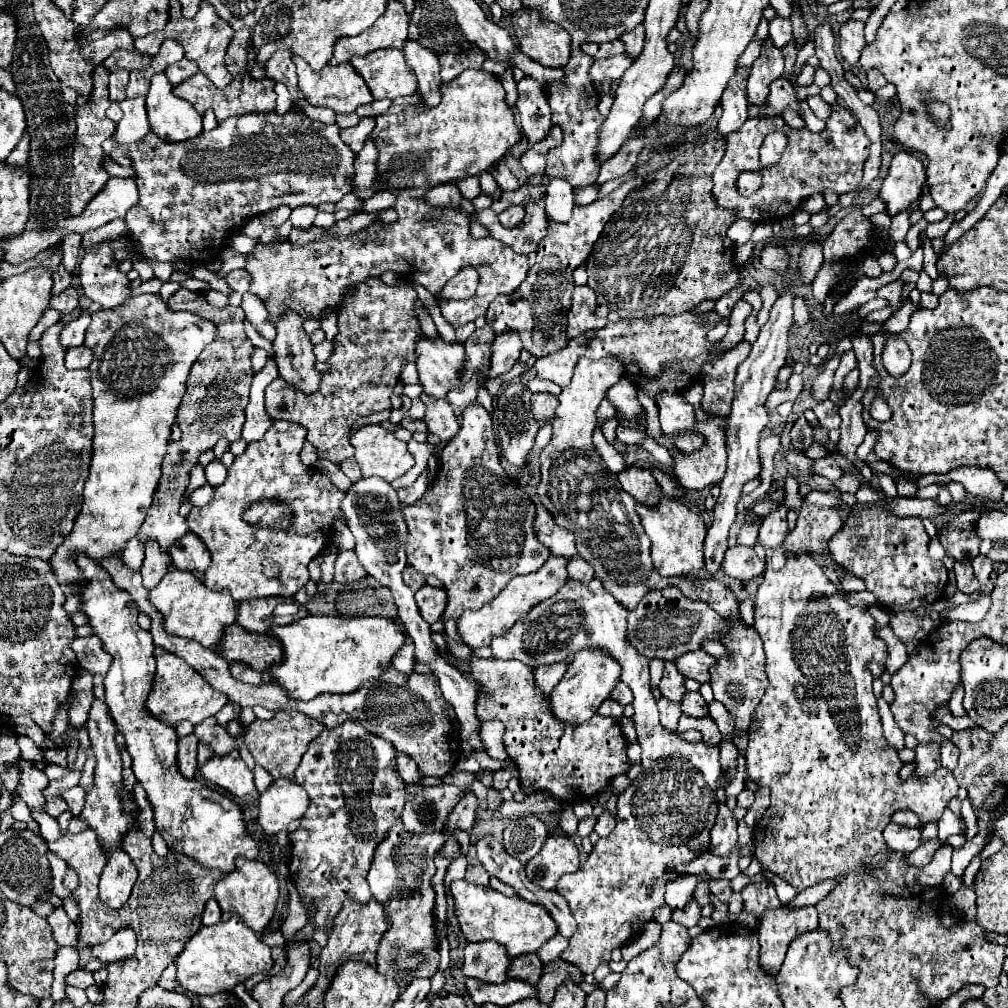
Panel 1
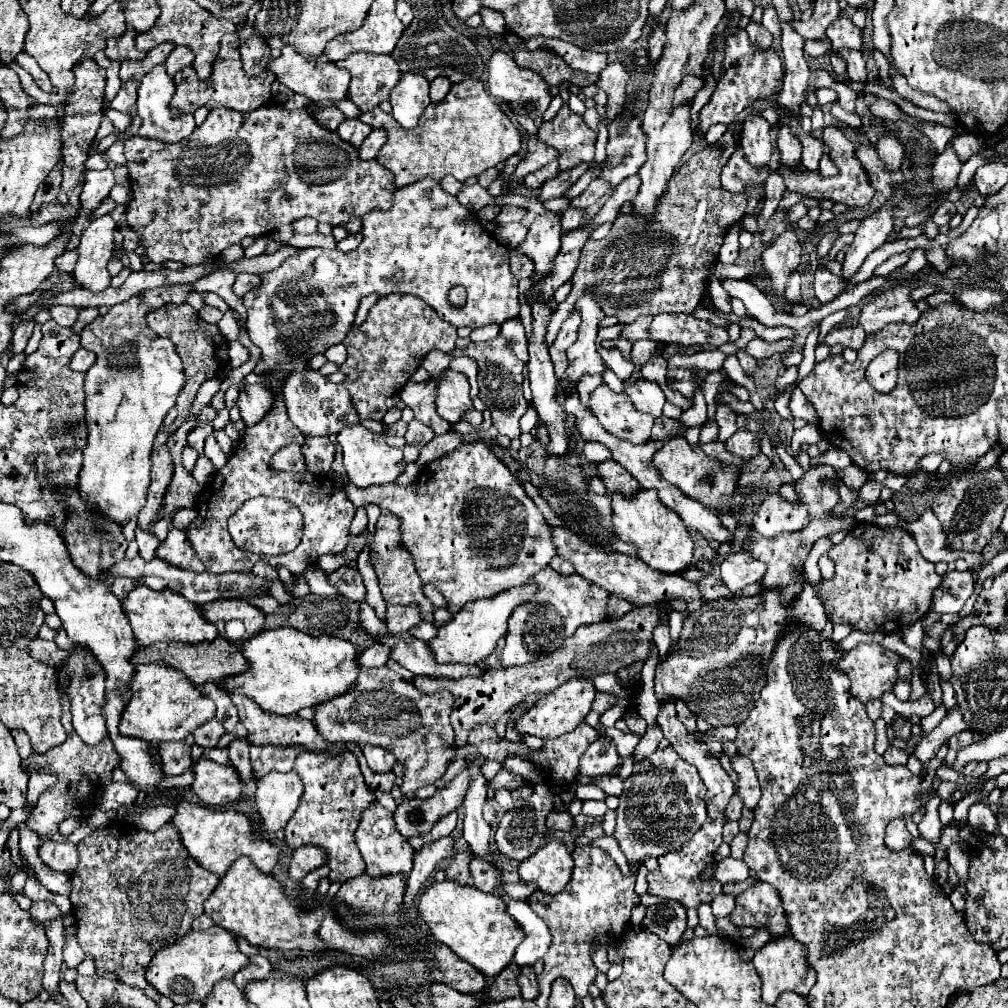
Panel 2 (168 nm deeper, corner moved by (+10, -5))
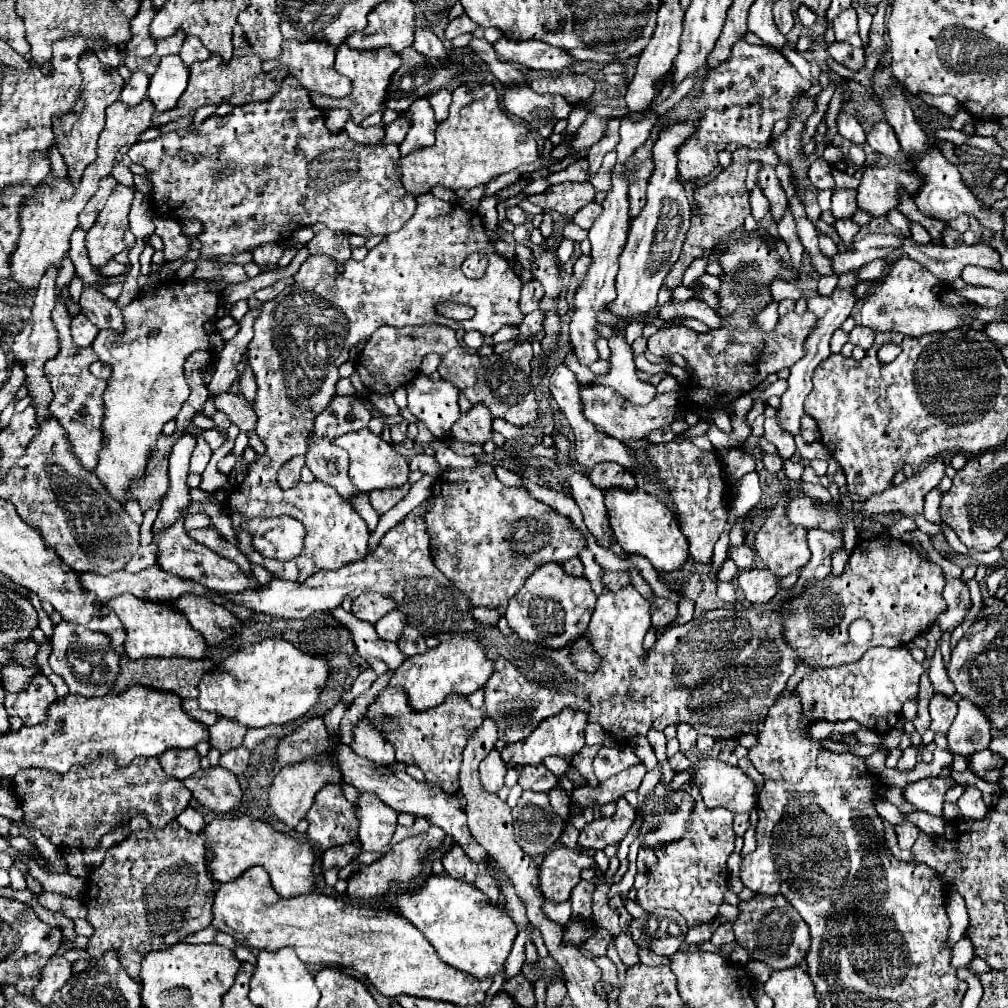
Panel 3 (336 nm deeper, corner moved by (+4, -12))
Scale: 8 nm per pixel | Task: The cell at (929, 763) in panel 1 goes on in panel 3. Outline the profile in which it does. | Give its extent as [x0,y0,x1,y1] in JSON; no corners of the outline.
[947,698,991,756]

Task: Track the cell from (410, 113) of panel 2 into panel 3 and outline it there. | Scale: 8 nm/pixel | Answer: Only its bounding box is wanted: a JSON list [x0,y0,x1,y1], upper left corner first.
[399,98,437,156]

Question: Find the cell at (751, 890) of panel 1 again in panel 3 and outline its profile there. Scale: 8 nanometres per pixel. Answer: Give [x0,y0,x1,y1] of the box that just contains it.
[733,894,811,970]

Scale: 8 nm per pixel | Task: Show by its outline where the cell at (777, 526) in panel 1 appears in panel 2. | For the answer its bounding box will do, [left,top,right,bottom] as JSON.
[753,493,807,539]

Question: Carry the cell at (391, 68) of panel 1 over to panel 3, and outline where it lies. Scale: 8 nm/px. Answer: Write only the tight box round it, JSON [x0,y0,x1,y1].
[315,44,401,124]

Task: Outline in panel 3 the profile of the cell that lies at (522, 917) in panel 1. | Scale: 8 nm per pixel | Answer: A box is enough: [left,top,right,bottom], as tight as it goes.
[397,874,517,978]

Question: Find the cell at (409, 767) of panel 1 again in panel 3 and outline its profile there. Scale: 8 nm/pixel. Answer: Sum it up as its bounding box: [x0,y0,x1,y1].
[351,714,395,766]

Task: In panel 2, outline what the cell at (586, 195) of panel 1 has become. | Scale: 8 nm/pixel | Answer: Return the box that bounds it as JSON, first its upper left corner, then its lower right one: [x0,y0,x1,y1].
[543,197,571,213]

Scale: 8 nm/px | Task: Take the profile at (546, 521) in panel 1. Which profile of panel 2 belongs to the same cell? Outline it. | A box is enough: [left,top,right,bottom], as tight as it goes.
[551,527,705,607]

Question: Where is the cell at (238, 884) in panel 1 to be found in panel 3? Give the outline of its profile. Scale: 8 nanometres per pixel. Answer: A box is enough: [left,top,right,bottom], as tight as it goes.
[213,866,493,1006]

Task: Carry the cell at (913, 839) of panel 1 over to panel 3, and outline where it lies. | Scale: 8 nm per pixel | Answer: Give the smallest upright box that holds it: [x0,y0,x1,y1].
[895,822,919,850]

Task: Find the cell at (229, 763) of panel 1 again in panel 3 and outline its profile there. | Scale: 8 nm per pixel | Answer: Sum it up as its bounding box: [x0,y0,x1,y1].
[183,766,243,812]

